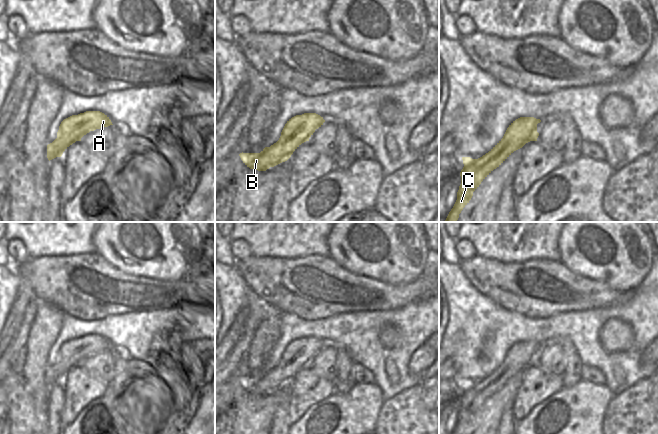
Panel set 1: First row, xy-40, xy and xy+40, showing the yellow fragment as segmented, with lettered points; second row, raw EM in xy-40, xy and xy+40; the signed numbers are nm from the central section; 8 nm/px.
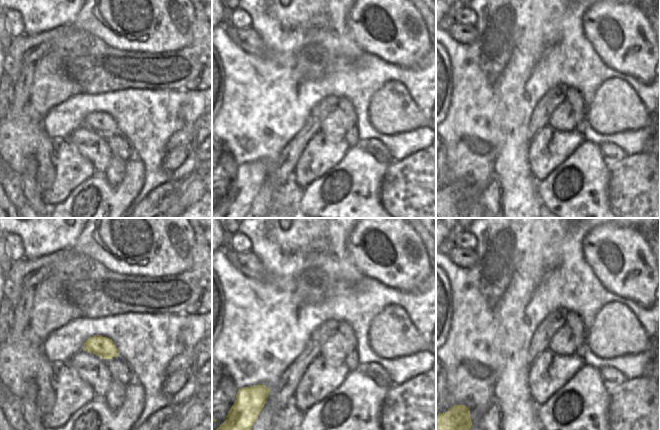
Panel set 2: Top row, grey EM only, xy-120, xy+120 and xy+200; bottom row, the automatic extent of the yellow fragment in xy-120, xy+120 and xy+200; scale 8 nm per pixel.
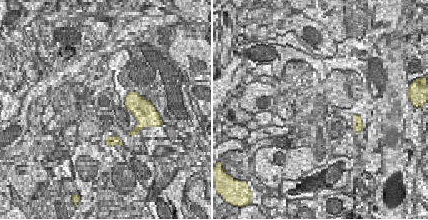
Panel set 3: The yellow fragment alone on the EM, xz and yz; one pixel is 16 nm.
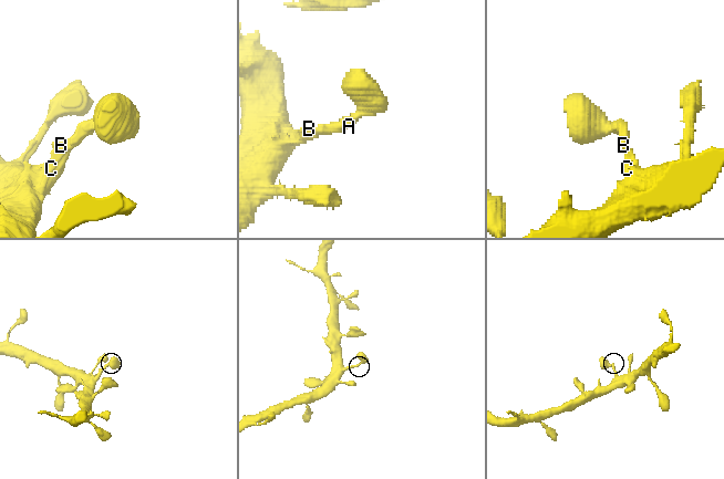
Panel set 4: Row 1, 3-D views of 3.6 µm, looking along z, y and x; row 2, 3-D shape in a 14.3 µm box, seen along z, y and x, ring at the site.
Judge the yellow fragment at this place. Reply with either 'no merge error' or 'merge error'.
no merge error

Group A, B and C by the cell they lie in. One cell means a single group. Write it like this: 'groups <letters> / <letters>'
groups A B C

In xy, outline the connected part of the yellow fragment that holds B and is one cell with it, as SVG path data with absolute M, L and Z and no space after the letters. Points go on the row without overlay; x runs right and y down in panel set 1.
M316 337L296 339L287 345L276 367L265 371L260 377L242 376L239 380L250 393L266 395L287 385L302 367L309 365L315 354L324 346L323 341Z

